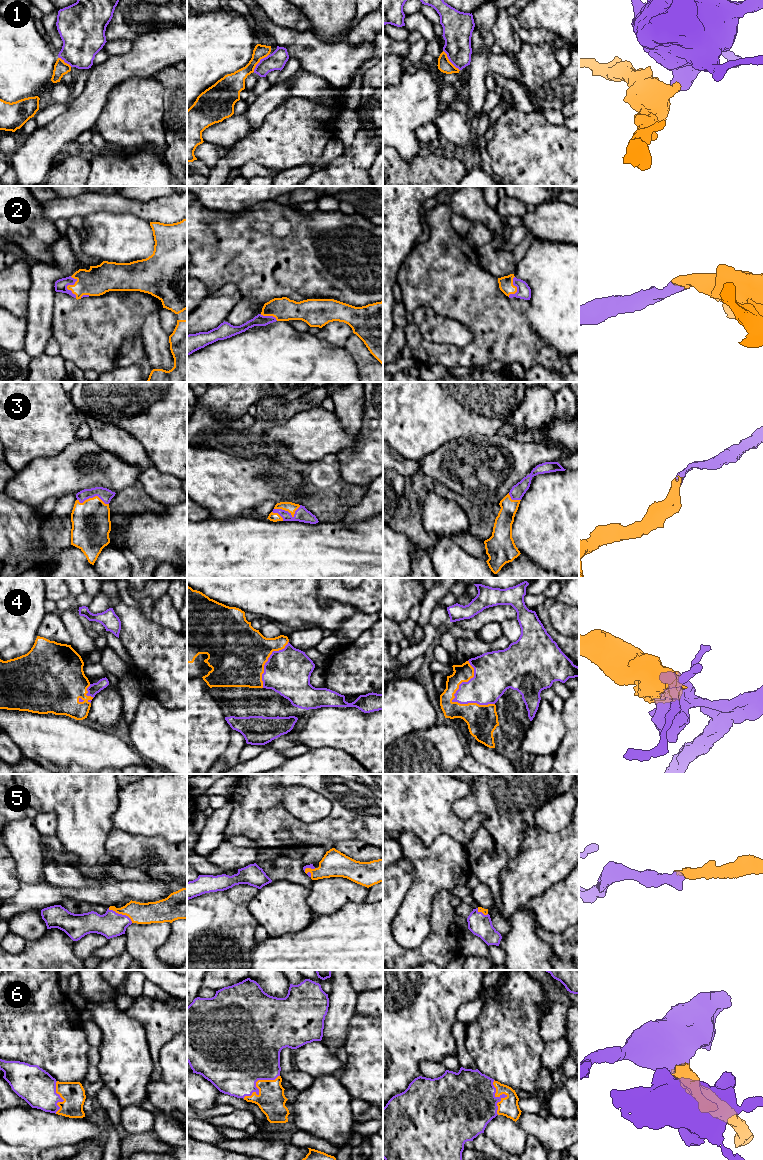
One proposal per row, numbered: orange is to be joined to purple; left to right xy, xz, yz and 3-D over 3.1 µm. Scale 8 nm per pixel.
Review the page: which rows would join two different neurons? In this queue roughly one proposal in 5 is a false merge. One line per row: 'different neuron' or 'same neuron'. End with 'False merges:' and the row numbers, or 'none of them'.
1: different neuron
2: same neuron
3: same neuron
4: same neuron
5: same neuron
6: same neuron
False merges: 1

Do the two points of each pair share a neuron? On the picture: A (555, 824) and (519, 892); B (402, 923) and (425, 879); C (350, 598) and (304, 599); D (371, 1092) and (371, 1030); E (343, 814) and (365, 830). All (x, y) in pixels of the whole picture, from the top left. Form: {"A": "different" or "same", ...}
{"A": "different", "B": "same", "C": "different", "D": "same", "E": "same"}

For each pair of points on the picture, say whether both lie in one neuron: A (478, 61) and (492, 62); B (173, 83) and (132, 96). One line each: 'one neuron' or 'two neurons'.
A: two neurons
B: two neurons

